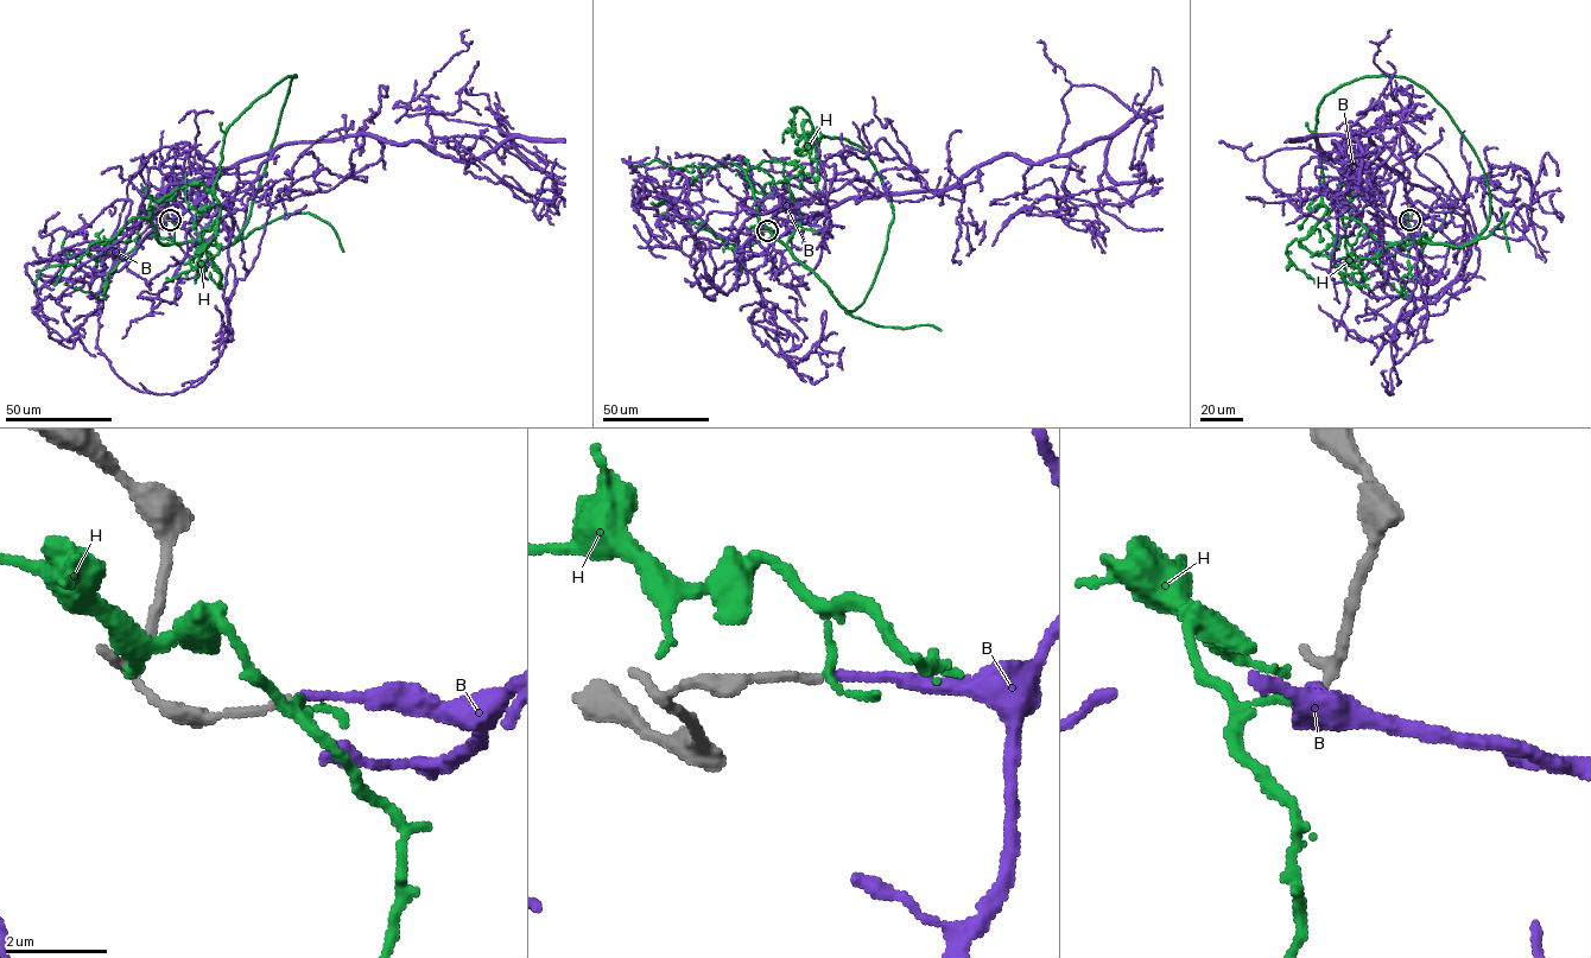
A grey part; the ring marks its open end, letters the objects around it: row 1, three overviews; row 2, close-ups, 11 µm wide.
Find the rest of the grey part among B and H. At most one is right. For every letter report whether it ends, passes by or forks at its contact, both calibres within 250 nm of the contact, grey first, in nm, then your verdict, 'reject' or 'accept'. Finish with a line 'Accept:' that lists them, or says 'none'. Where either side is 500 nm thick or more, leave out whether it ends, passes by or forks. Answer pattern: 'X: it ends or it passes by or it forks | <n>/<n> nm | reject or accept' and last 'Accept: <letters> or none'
B: it ends | 160/170 nm | accept
H: it passes by | 170/130 nm | reject
Accept: B

